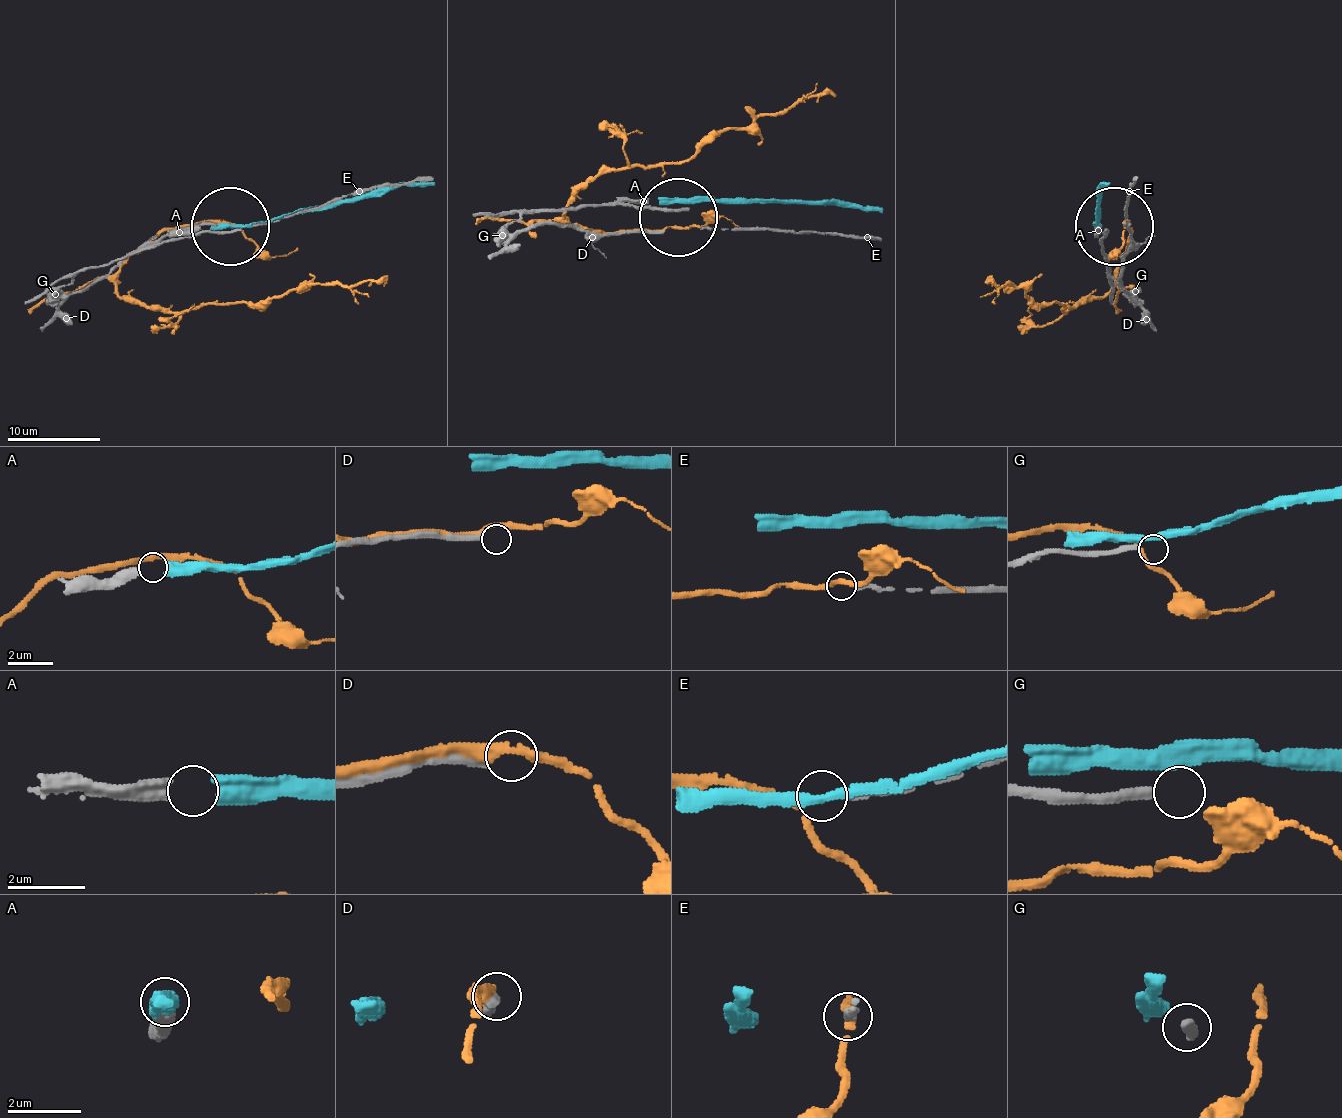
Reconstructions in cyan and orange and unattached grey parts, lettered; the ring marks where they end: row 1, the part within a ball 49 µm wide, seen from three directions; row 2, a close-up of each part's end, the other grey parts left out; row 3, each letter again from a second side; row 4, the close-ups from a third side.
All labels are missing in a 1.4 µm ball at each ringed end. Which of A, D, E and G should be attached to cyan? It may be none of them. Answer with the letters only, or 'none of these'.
A

